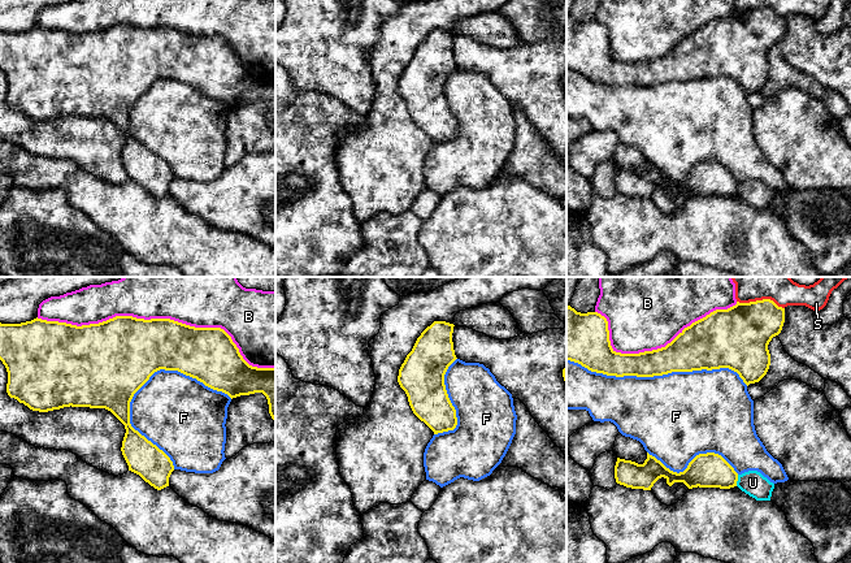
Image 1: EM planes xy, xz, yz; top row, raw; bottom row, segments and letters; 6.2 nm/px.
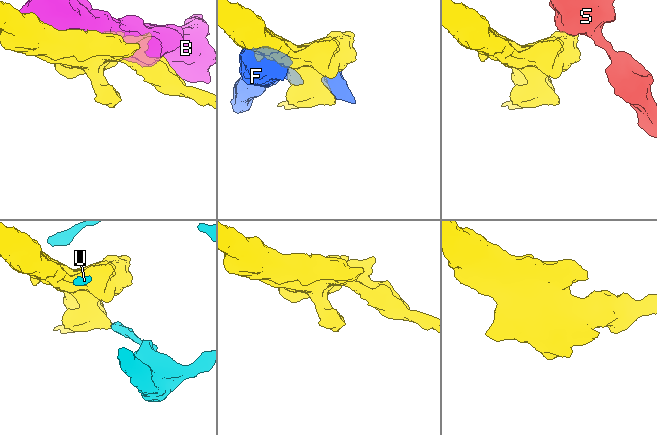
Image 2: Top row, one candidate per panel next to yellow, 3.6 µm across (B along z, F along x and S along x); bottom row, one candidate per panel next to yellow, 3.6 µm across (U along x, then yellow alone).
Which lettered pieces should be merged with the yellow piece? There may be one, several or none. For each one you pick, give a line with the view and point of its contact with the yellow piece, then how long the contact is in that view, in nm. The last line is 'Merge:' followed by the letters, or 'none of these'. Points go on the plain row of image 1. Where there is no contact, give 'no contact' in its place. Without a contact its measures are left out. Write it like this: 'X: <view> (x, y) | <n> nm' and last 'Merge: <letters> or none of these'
Merge: none of these

